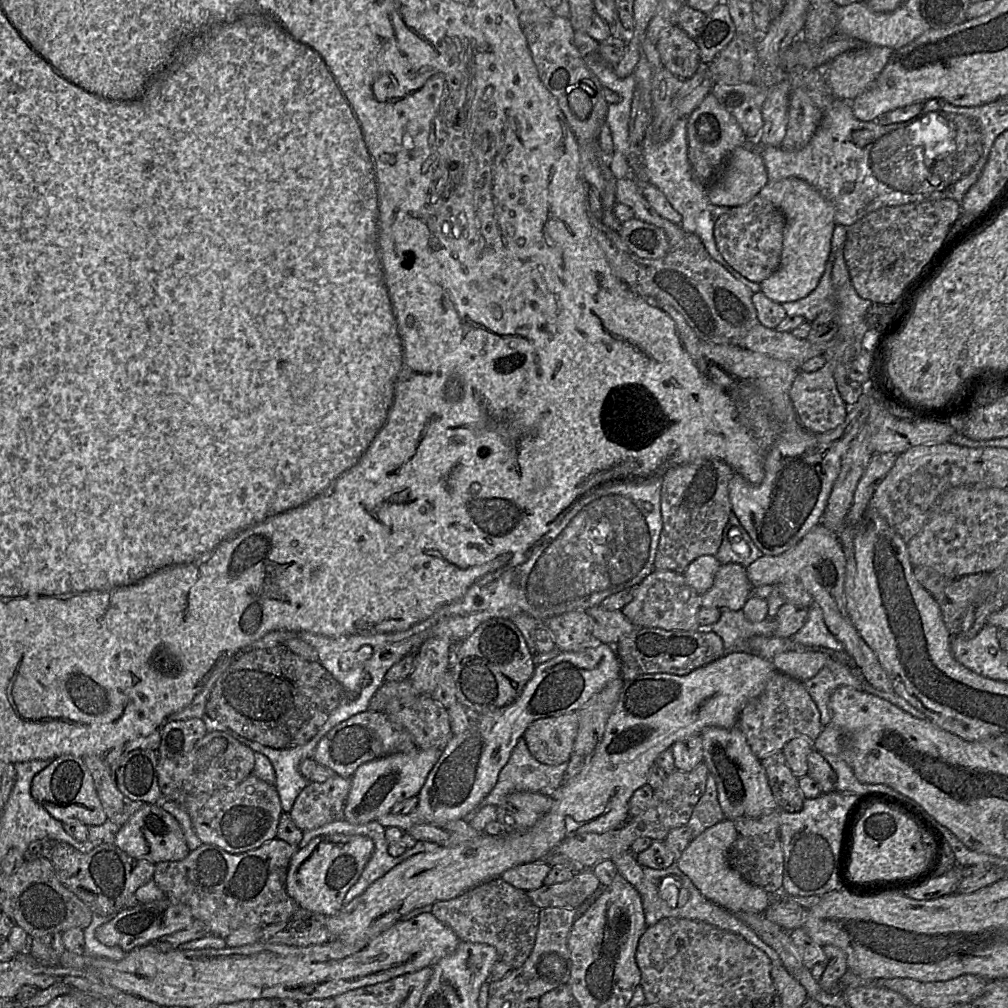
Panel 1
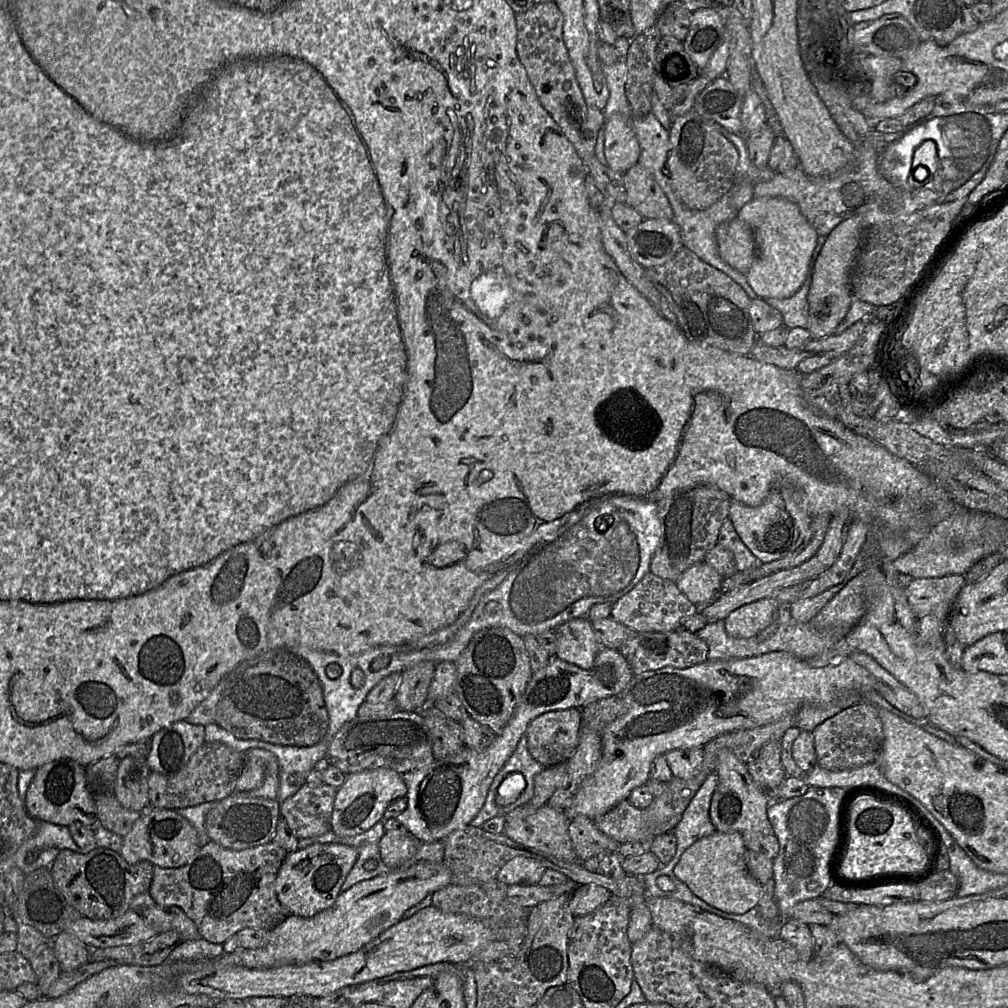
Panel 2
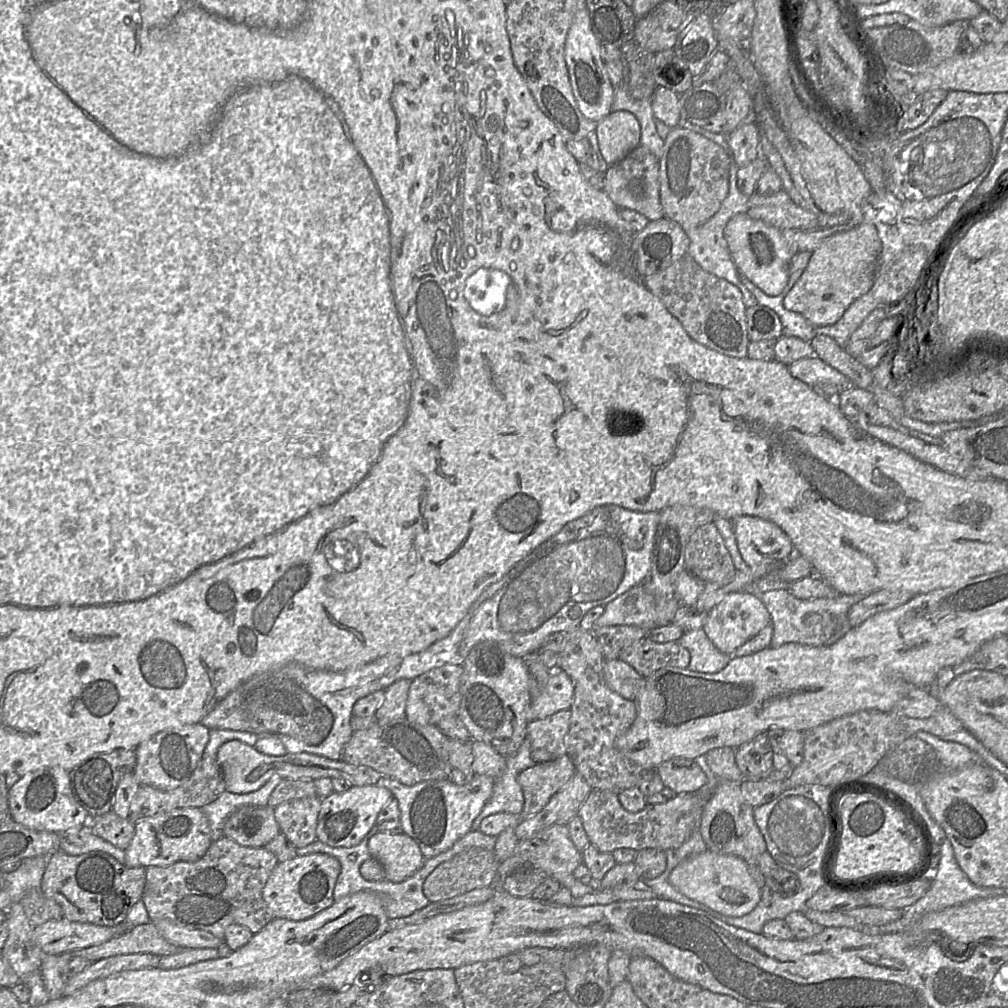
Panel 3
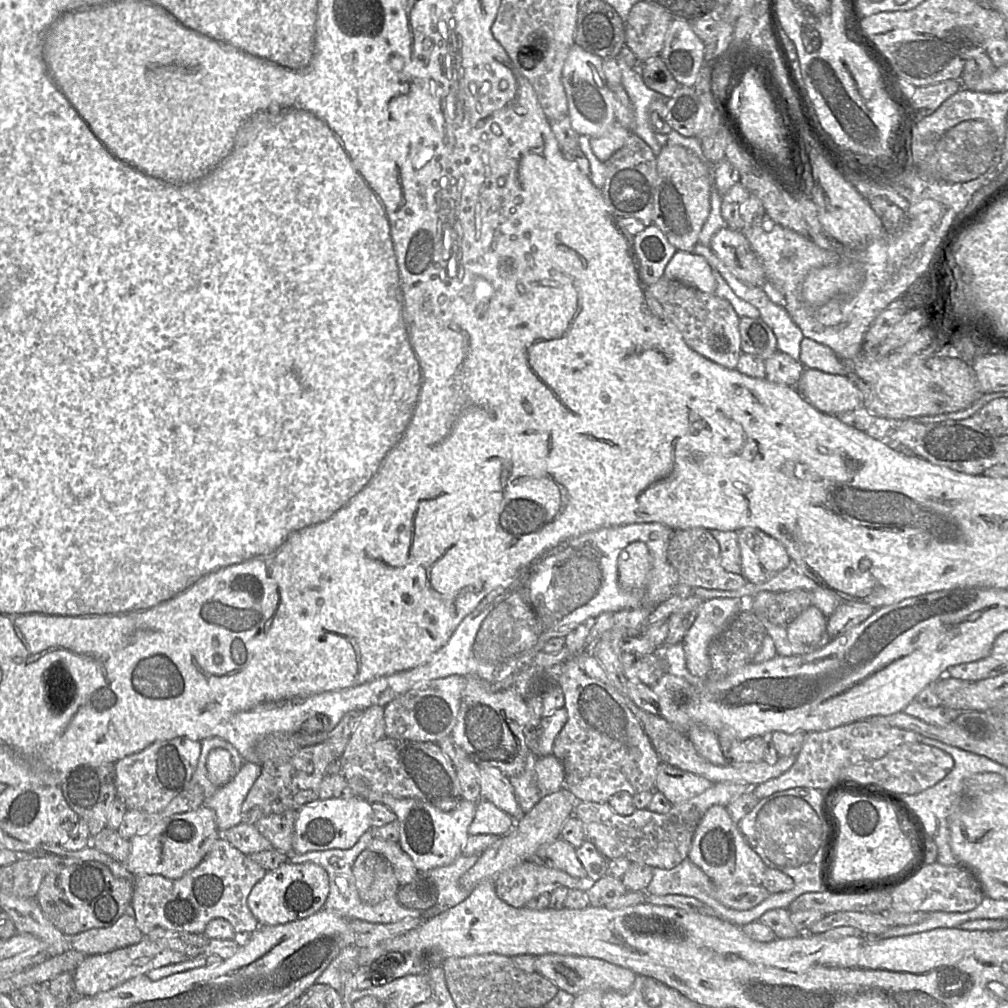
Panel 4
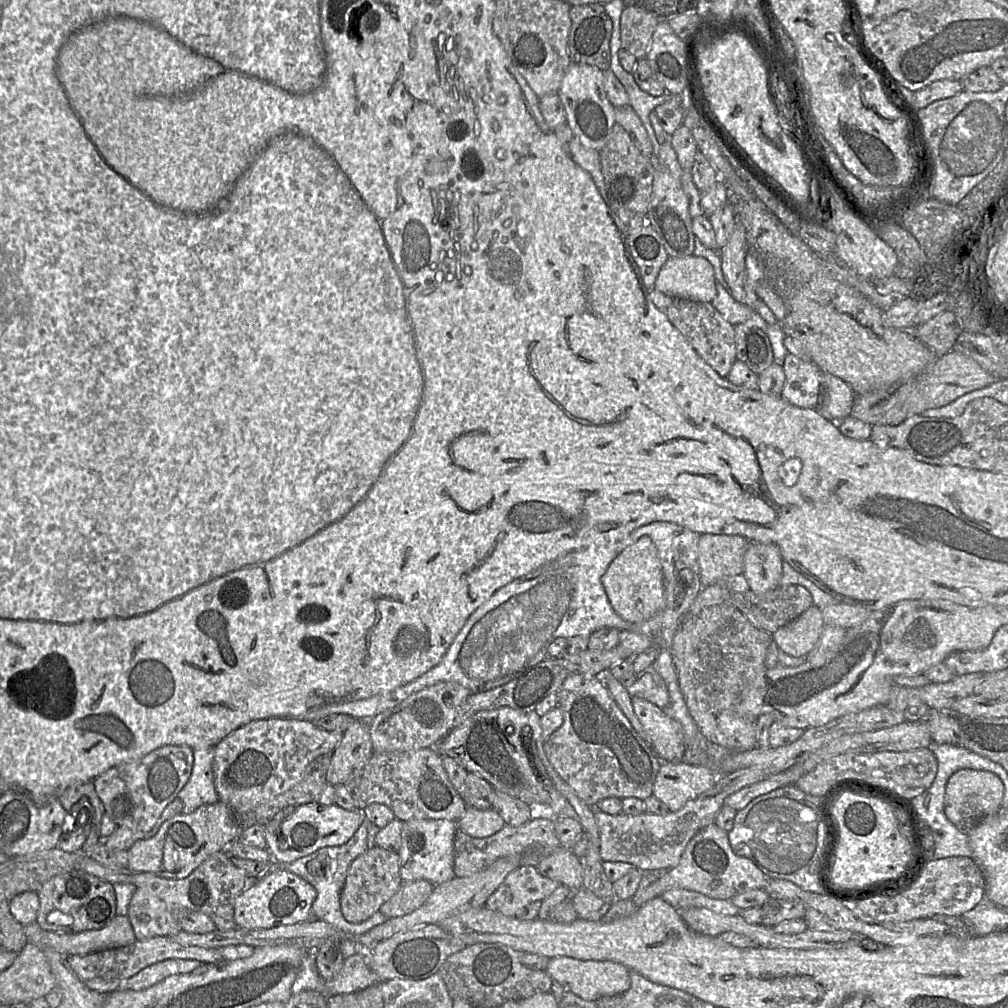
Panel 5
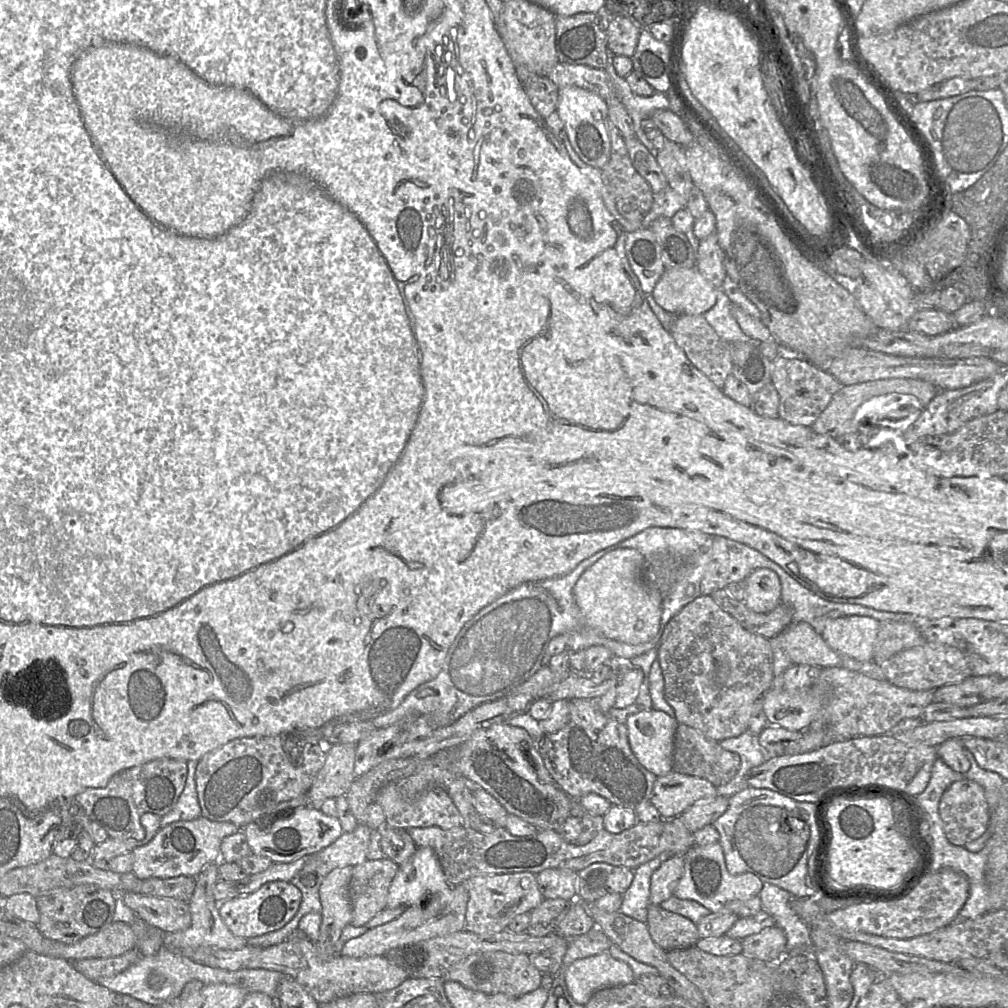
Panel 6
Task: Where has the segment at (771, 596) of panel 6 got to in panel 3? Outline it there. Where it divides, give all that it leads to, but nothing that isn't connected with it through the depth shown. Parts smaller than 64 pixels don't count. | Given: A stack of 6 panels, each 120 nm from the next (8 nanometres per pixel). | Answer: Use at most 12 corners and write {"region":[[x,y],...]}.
{"region":[[730,521],[748,567],[782,564],[793,543],[777,524]]}

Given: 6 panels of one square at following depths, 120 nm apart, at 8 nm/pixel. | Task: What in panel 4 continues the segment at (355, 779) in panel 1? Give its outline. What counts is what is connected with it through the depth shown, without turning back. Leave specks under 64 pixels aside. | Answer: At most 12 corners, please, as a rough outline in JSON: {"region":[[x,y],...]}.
{"region":[[317,799],[296,810],[292,853],[349,849],[372,806]]}

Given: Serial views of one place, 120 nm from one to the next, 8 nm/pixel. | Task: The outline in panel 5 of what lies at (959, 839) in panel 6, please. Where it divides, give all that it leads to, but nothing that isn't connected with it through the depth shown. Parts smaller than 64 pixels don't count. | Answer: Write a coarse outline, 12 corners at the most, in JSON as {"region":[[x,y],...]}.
{"region":[[961,769],[946,784],[944,813],[961,831],[1000,810],[994,773]]}

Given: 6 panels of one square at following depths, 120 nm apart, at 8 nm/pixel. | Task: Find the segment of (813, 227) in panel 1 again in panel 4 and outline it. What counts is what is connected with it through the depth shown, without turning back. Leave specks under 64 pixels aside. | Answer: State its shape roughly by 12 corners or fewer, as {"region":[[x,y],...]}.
{"region":[[721,228],[710,248],[738,278],[763,287],[763,265],[742,231]]}

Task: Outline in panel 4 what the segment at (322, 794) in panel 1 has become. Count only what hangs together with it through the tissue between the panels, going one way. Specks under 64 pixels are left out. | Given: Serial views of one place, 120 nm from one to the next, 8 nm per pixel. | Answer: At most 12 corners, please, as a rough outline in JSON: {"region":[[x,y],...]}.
{"region":[[296,811],[260,818],[254,825],[273,849],[292,852]]}

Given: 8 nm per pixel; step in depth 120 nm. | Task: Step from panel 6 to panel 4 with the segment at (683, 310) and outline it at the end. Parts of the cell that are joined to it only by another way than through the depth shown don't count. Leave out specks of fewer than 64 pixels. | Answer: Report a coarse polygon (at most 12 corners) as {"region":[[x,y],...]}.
{"region":[[676,251],[664,278],[713,294],[716,281],[705,257]]}

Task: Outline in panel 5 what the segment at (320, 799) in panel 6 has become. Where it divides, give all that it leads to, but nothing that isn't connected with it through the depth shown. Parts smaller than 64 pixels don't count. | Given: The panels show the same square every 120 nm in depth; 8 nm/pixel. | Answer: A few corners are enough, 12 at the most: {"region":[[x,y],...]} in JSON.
{"region":[[354,720],[332,752],[326,782],[347,784],[373,753]]}

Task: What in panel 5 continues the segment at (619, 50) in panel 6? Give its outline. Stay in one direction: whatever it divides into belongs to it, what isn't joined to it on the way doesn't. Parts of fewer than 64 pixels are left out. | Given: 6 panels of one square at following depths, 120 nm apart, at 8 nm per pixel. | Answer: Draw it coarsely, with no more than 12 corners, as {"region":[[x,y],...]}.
{"region":[[624,7],[621,48],[645,59],[659,22],[653,12]]}

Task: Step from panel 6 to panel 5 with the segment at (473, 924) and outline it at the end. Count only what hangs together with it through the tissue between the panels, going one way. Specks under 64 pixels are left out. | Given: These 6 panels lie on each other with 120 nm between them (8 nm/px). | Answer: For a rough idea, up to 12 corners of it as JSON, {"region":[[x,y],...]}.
{"region":[[537,867],[507,875],[484,906],[507,917],[545,900],[559,882]]}

